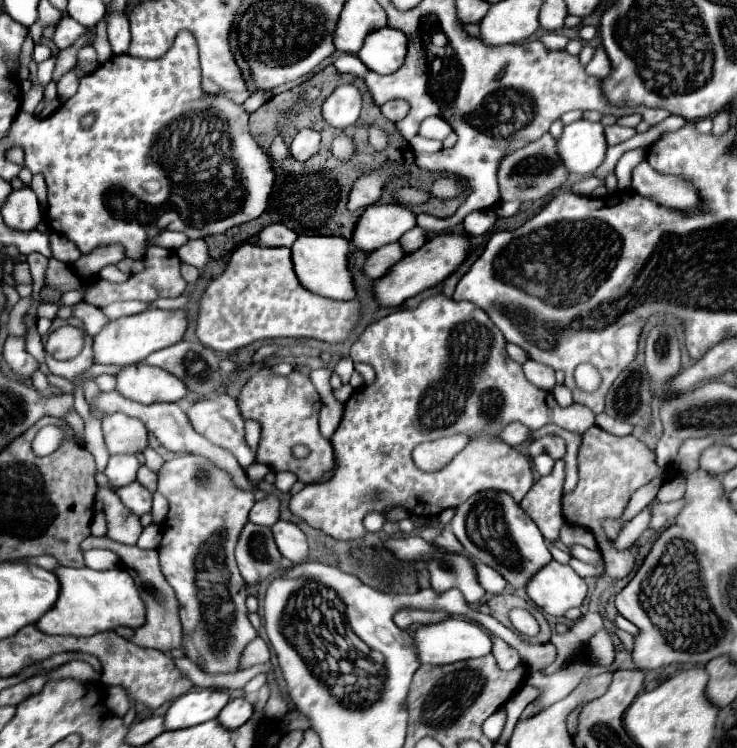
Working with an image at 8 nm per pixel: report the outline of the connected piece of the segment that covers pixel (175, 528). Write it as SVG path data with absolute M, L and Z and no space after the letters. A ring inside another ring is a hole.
M182 455L174 461L166 461L158 471L158 491L168 499L170 511L162 523L162 543L158 547L160 569L172 589L176 591L180 603L180 621L182 621L182 651L194 661L200 669L208 673L236 673L238 655L244 651L258 633L248 621L246 611L246 583L234 561L234 547L242 527L248 521L248 511L254 505L254 497L248 491L238 491L230 485L230 475L218 471L212 463L196 455Z

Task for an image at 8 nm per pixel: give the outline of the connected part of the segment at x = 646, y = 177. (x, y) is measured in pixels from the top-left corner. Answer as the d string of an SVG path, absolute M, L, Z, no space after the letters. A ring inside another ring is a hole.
M642 161L632 173L632 185L638 195L644 195L664 207L678 211L692 211L702 205L698 191L688 179L678 175L664 175L650 167L648 161Z

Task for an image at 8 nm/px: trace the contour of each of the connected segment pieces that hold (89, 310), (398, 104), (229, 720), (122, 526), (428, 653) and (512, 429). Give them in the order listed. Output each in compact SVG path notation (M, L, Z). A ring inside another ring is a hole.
M80 301L76 307L74 307L74 317L78 317L82 323L84 323L84 329L86 333L90 333L92 337L102 330L102 327L106 327L110 323L110 319L96 307Z
M394 99L394 101L384 103L380 109L382 109L382 113L384 113L386 119L390 119L390 121L396 123L396 121L400 121L400 119L404 119L408 115L410 105L406 101L402 101L402 99Z
M240 697L240 699L232 699L232 701L226 705L226 709L220 711L218 721L220 721L224 727L230 727L230 729L234 731L234 729L238 729L240 725L244 725L244 723L252 717L252 713L254 713L254 703L252 703L252 699Z
M99 487L96 497L102 501L102 509L106 513L108 537L124 545L136 545L144 529L140 525L140 517L132 513L128 507L124 507L124 503L118 499L118 495L110 487Z
M450 617L436 625L422 625L416 631L414 641L418 647L420 663L430 663L430 665L446 665L446 663L456 663L462 659L484 657L492 651L490 635L478 623L462 619L462 617Z
M510 423L510 427L506 427L506 431L502 431L502 439L514 447L530 441L530 435L532 435L532 429L528 429L524 425L516 425L516 423Z

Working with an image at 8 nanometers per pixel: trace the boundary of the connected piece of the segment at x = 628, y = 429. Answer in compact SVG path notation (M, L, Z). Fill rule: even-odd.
M602 413L596 417L596 425L602 427L604 431L610 431L612 435L630 435L634 431L634 427L626 421L620 421L620 419L612 419L610 415Z

